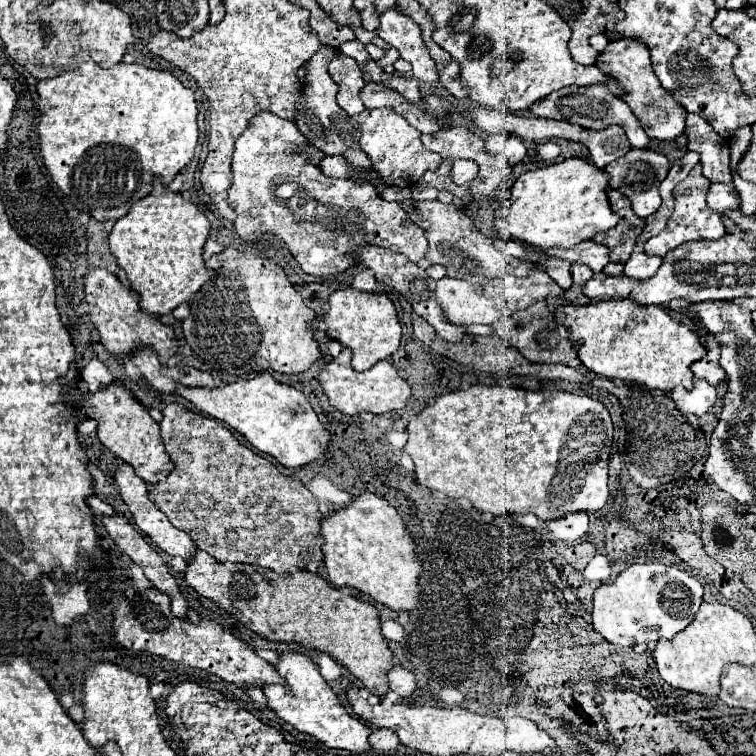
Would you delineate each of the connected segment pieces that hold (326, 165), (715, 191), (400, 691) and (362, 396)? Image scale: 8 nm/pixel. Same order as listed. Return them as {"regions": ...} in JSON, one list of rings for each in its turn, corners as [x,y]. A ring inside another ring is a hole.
{"regions":[[[[336,155],[336,157],[324,157],[320,161],[320,169],[324,171],[324,175],[328,177],[350,177],[350,167],[346,167],[346,161]]],[[[712,183],[710,191],[708,191],[708,207],[712,211],[718,211],[718,213],[722,213],[724,209],[738,209],[740,195],[734,191],[732,185]]],[[[400,665],[390,669],[388,681],[390,681],[390,689],[398,697],[402,697],[402,699],[408,699],[416,691],[416,679],[414,679],[414,675],[410,671],[406,671],[404,667],[400,667]]],[[[344,349],[336,359],[332,359],[326,369],[318,375],[318,381],[324,389],[324,393],[330,399],[330,405],[338,409],[344,415],[358,415],[362,411],[370,413],[388,413],[402,409],[410,397],[410,385],[398,375],[396,367],[390,361],[378,361],[372,369],[366,373],[358,373],[350,365],[350,349]]]]}

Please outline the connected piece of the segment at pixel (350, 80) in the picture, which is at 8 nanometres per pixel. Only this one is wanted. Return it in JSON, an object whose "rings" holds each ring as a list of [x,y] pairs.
{"rings":[[[338,53],[330,63],[328,63],[328,73],[330,77],[338,83],[338,105],[348,113],[348,115],[358,115],[364,111],[360,91],[364,87],[360,67],[354,63],[344,53]]]}

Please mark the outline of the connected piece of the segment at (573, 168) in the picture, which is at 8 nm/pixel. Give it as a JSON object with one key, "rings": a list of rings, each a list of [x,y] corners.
{"rings":[[[578,157],[524,173],[512,187],[508,199],[510,207],[502,213],[502,217],[494,219],[498,235],[506,241],[520,239],[536,249],[570,249],[592,239],[596,233],[616,227],[618,215],[610,209],[606,191],[608,175],[590,161]]]}

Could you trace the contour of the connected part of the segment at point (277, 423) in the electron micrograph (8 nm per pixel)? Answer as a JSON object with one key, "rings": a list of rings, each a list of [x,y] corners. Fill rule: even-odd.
{"rings":[[[258,373],[252,379],[234,381],[216,389],[178,385],[178,393],[196,405],[198,411],[226,423],[230,429],[246,437],[246,441],[258,451],[268,453],[288,469],[300,469],[304,465],[330,459],[330,433],[324,431],[304,393],[278,383],[270,373]]]}

